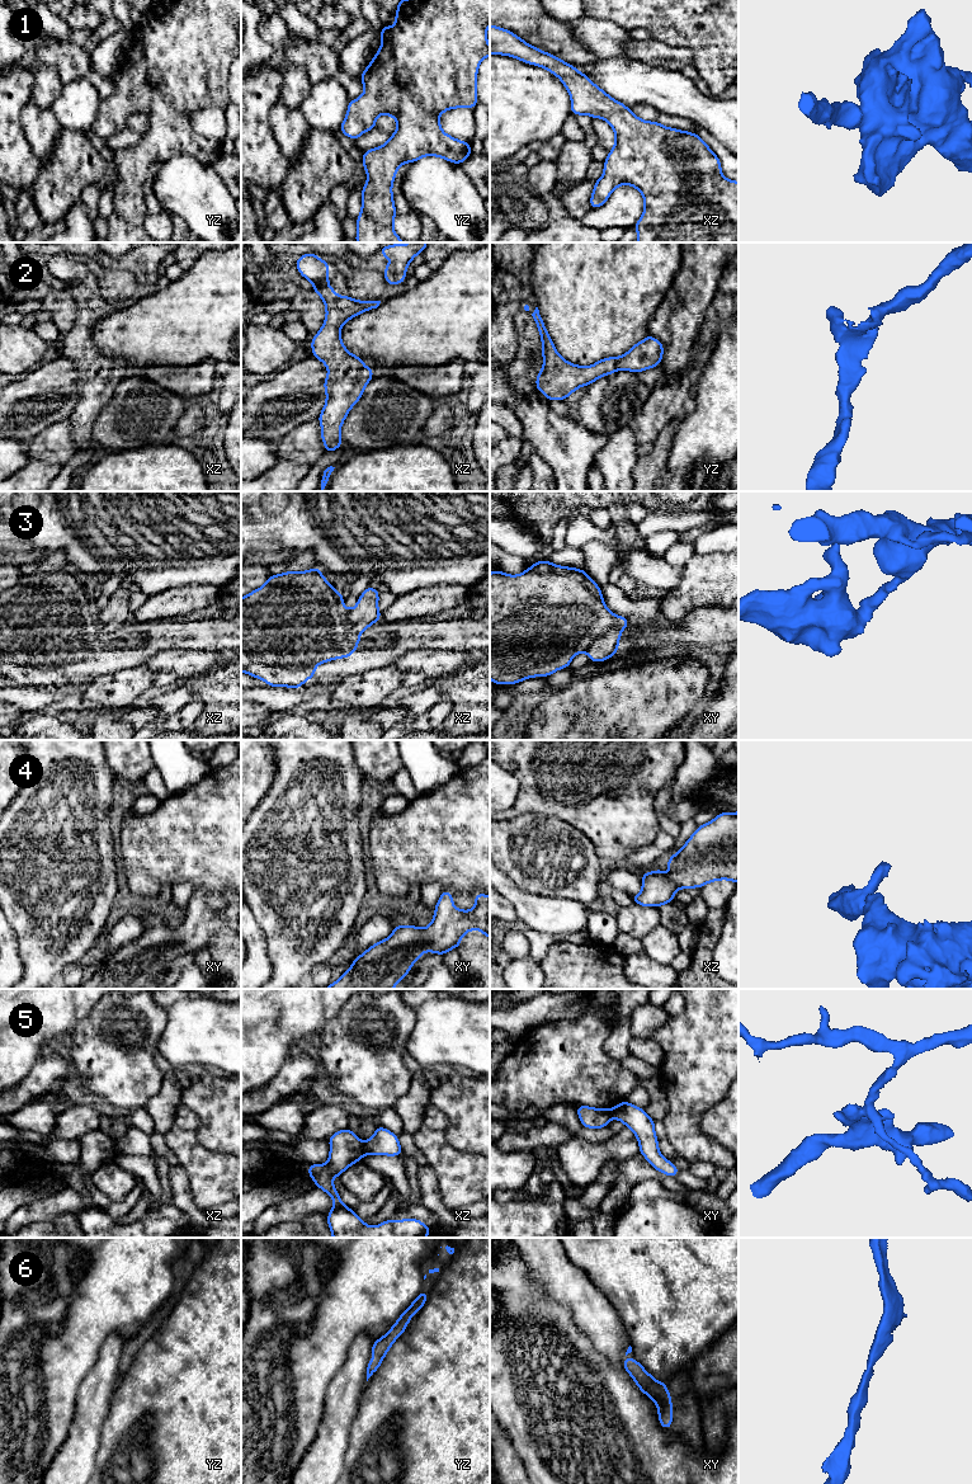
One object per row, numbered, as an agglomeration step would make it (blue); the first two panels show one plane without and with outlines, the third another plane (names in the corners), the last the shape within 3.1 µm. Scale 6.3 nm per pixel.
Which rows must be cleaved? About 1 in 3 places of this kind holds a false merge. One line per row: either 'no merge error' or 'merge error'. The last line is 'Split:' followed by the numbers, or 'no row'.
1: no merge error
2: no merge error
3: merge error
4: no merge error
5: merge error
6: no merge error
Split: 3, 5

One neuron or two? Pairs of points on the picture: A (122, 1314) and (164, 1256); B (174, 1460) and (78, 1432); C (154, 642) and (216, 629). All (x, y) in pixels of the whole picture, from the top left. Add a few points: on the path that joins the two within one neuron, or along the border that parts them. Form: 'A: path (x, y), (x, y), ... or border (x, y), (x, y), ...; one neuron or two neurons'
A: path (122, 1300), (150, 1270); one neuron
B: border (108, 1409), (94, 1468); two neurons
C: path (169, 635), (201, 634); one neuron

